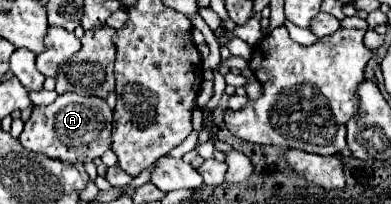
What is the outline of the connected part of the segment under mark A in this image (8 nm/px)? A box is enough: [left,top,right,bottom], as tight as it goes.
[20,93,112,165]

